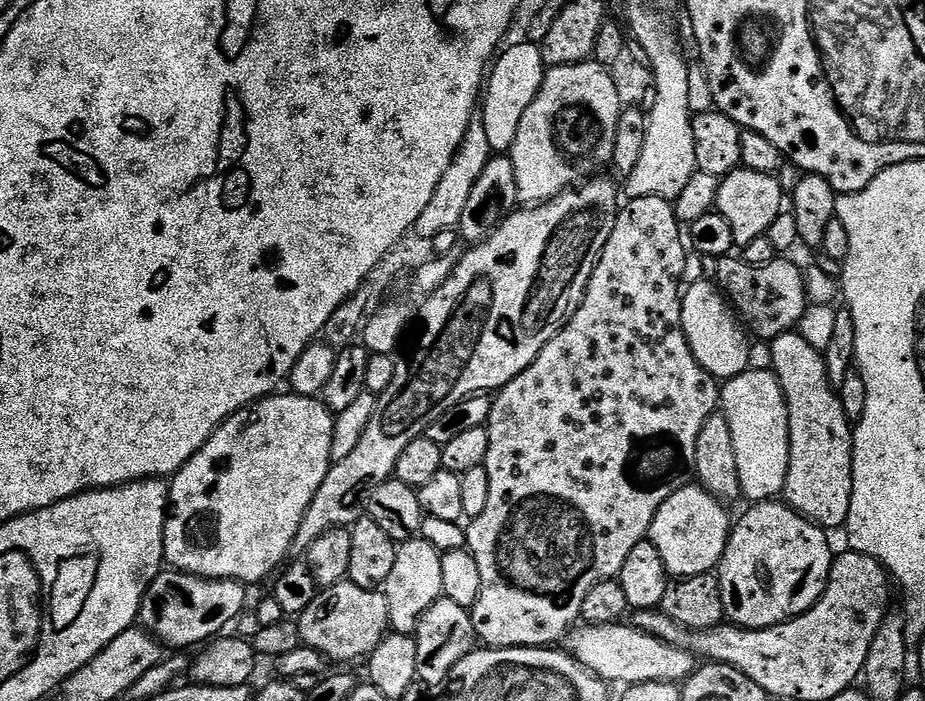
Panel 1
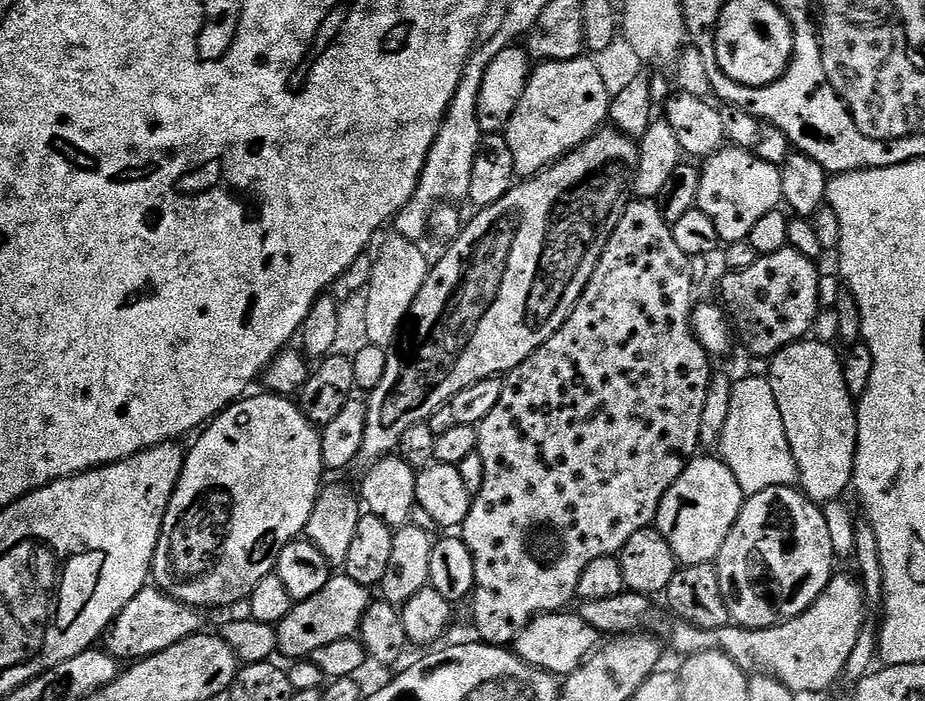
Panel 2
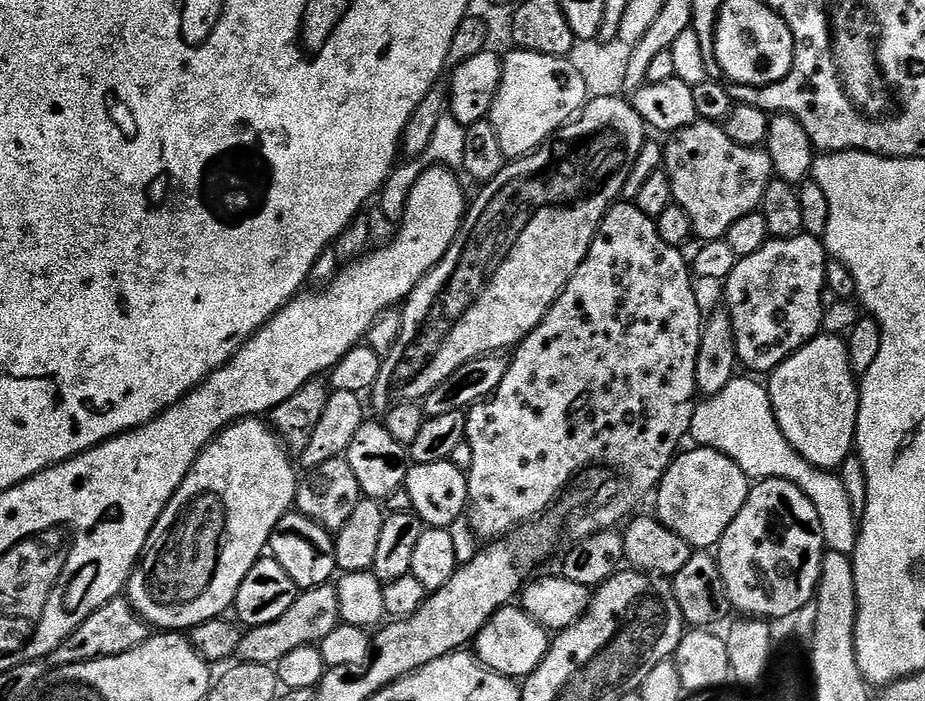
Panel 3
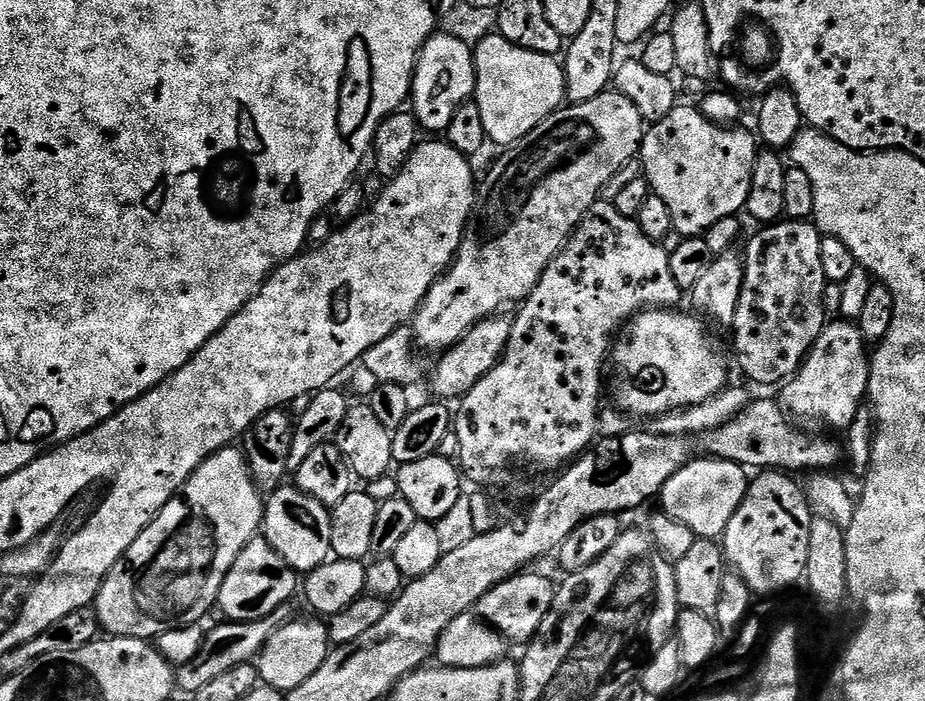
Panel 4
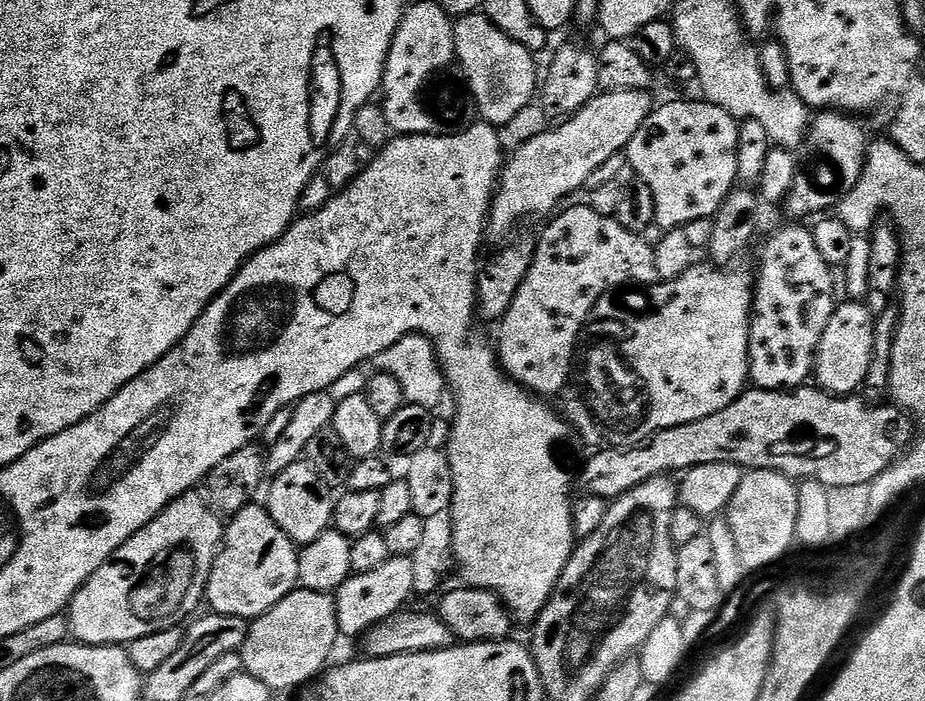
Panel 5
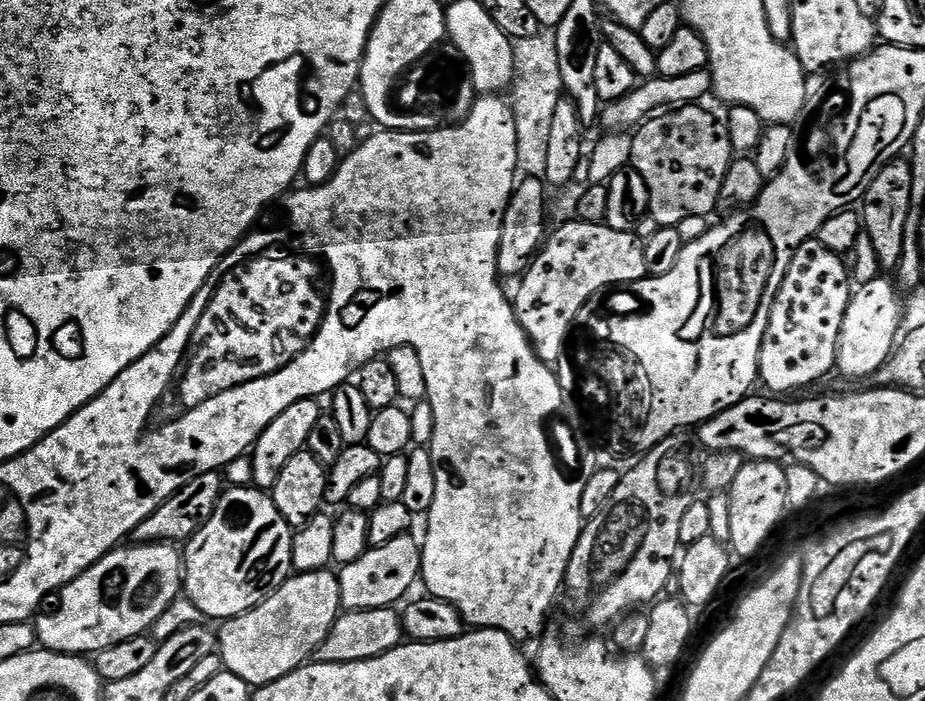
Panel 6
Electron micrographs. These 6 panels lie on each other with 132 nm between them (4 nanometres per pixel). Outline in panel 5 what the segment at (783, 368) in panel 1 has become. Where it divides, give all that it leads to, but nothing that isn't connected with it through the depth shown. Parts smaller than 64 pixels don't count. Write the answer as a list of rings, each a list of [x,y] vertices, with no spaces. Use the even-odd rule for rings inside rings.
[[[837,303],[826,326],[826,334],[822,334],[822,342],[816,351],[814,380],[823,391],[839,398],[859,393],[864,388],[864,379],[871,366],[872,351],[875,350],[875,328],[874,313],[867,304]]]

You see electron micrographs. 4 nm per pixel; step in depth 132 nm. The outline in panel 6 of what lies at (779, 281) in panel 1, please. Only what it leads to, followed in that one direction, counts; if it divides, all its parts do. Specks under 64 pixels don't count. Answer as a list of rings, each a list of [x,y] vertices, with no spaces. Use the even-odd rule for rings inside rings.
[[[818,238],[802,242],[802,246],[796,248],[778,298],[774,298],[770,322],[766,326],[766,334],[760,347],[758,376],[762,384],[772,391],[769,393],[796,394],[799,388],[808,388],[811,384],[818,383],[828,371],[836,368],[838,338],[842,334],[842,326],[854,291],[854,280],[850,275],[849,265],[847,268],[844,260],[845,257],[841,253],[826,250],[826,246],[822,246]]]

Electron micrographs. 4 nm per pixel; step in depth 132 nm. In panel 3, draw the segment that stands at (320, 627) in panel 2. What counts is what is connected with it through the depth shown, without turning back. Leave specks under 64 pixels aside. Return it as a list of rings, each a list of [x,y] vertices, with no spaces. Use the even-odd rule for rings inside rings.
[[[331,583],[301,591],[294,606],[290,606],[290,610],[282,614],[282,618],[266,622],[266,626],[248,628],[241,635],[239,659],[243,662],[262,662],[275,666],[282,658],[286,658],[286,654],[290,654],[290,650],[319,646],[322,638],[326,638],[326,634],[330,634],[330,630],[334,630],[341,622],[338,594]]]

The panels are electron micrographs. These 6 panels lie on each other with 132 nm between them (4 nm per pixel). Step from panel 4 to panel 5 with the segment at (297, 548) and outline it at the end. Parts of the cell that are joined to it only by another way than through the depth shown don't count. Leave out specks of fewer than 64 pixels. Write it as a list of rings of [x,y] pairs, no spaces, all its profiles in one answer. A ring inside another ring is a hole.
[[[306,462],[286,466],[282,474],[271,477],[266,507],[274,522],[285,532],[293,544],[303,546],[314,542],[321,534],[333,527],[332,515],[336,509],[333,489]]]

